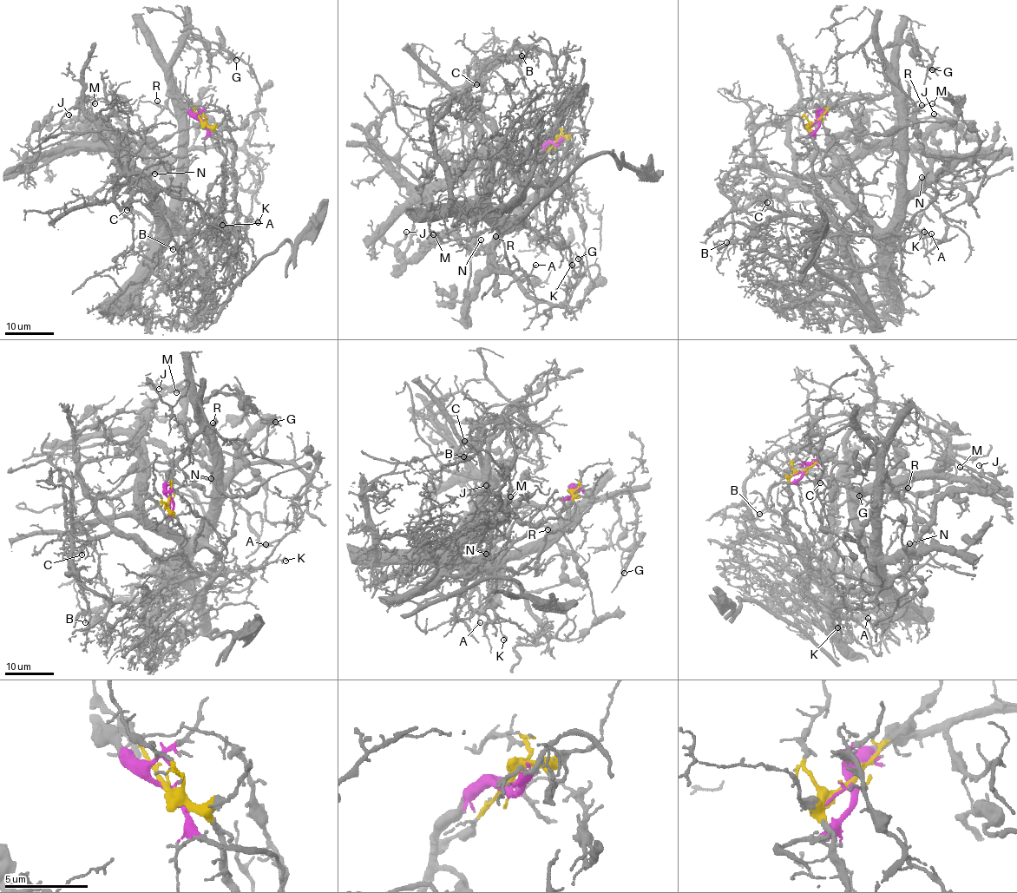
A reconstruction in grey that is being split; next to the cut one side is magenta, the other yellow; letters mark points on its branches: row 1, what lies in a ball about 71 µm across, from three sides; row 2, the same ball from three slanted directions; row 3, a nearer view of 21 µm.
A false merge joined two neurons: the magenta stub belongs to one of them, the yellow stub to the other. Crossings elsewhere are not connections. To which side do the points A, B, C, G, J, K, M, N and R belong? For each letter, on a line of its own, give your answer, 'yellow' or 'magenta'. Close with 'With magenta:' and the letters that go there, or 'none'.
A: magenta
B: yellow
C: yellow
G: magenta
J: magenta
K: yellow
M: magenta
N: magenta
R: magenta
With magenta: A, G, J, M, N, R

